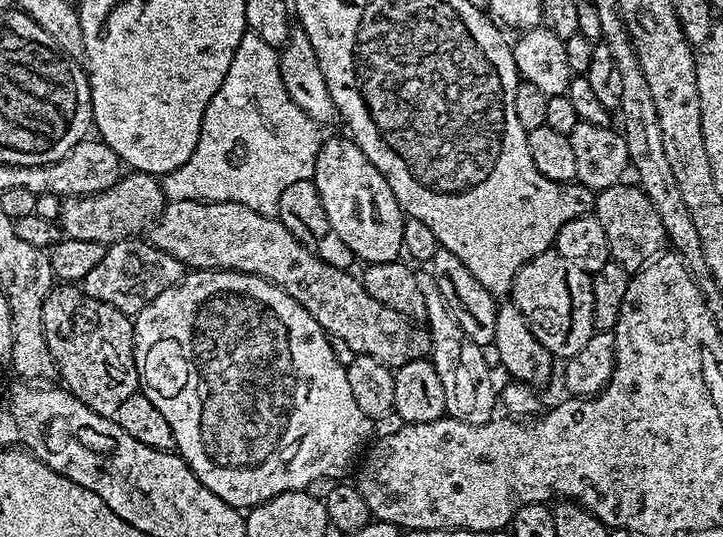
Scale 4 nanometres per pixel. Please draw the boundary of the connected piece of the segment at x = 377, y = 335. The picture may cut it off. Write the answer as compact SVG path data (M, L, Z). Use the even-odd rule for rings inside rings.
M174 200L165 203L162 214L152 223L146 233L147 243L158 250L178 258L192 270L219 270L222 272L245 272L263 280L269 280L274 286L286 290L294 302L298 302L322 326L322 330L334 338L342 338L358 356L369 356L374 362L382 362L393 370L406 366L406 362L419 360L429 355L432 338L423 323L382 306L375 298L366 294L363 283L351 275L351 271L330 266L322 262L276 216L263 216L238 202L208 202L206 200Z

